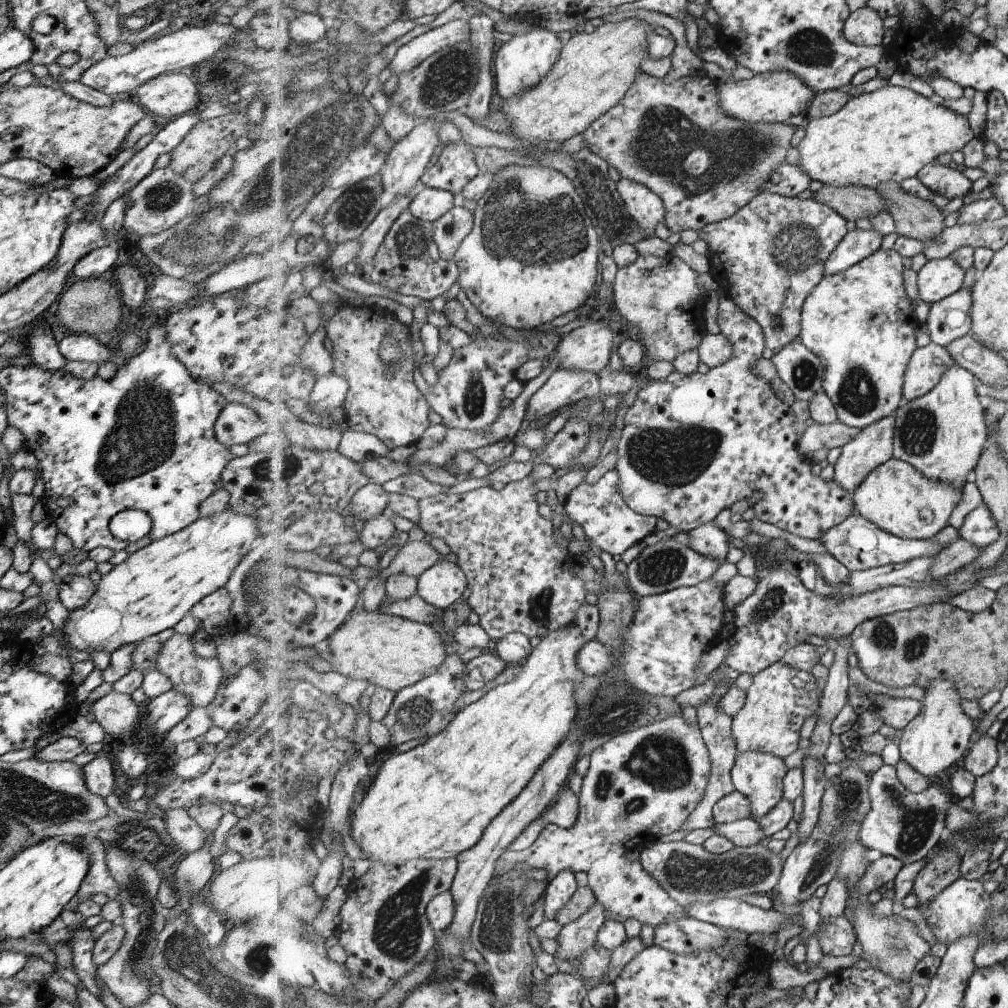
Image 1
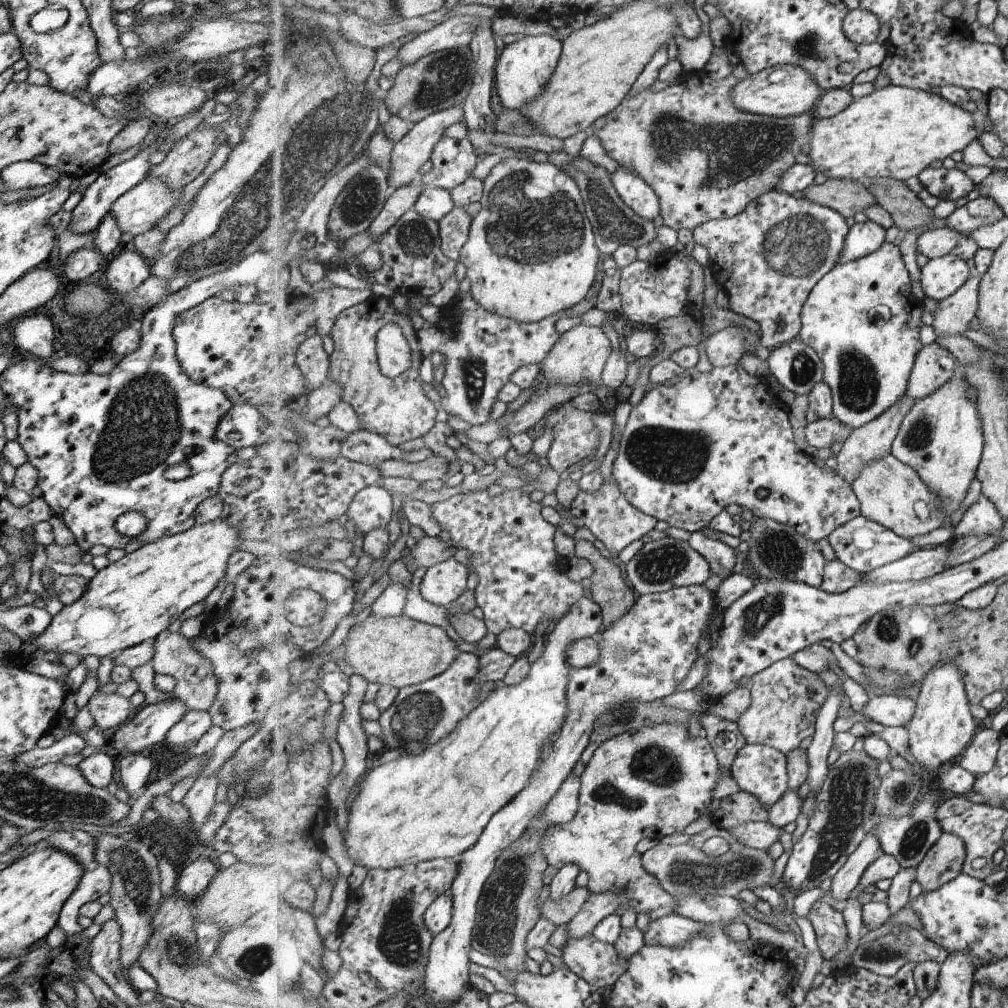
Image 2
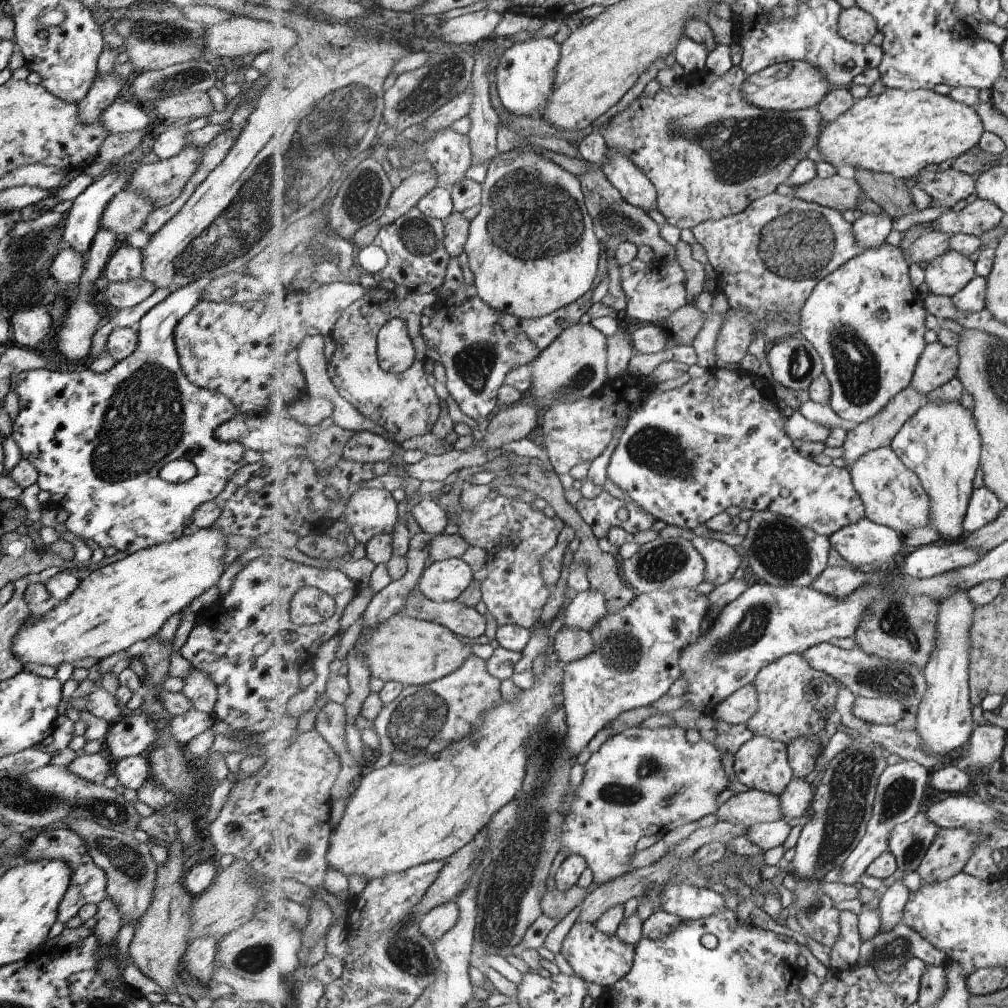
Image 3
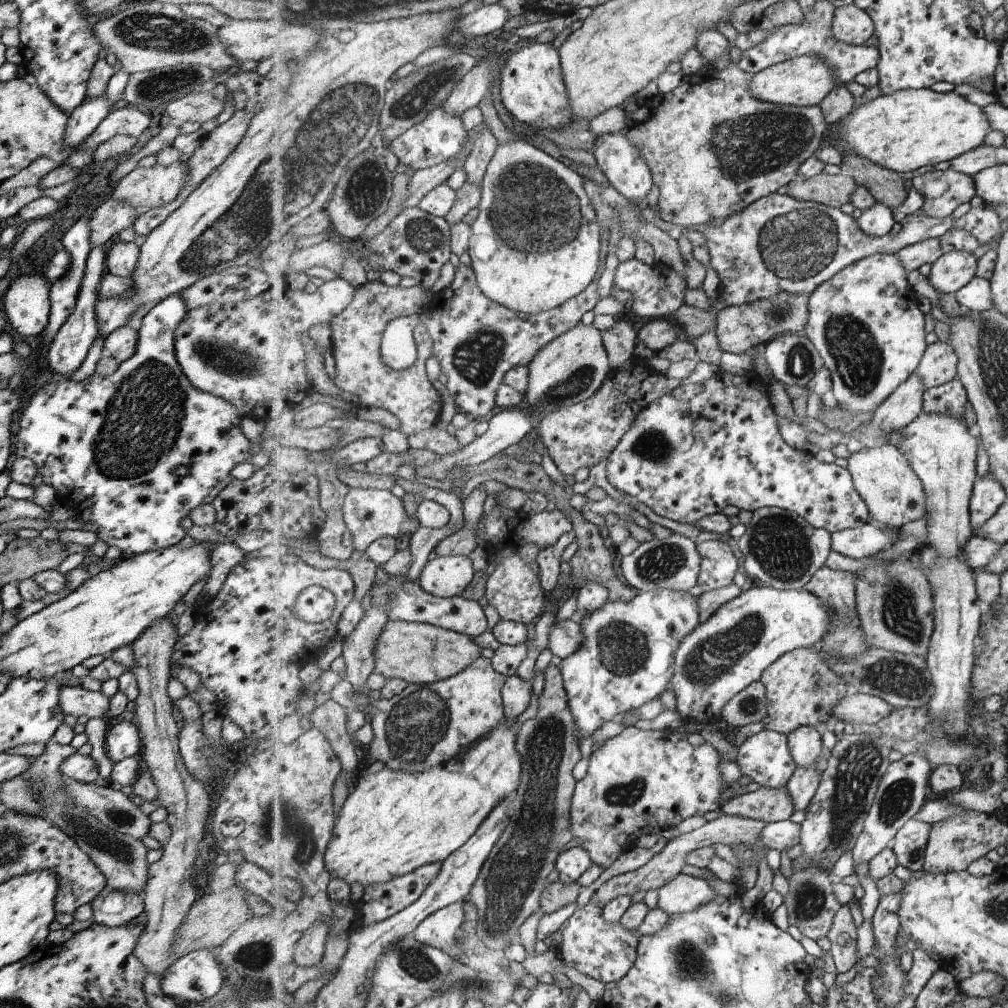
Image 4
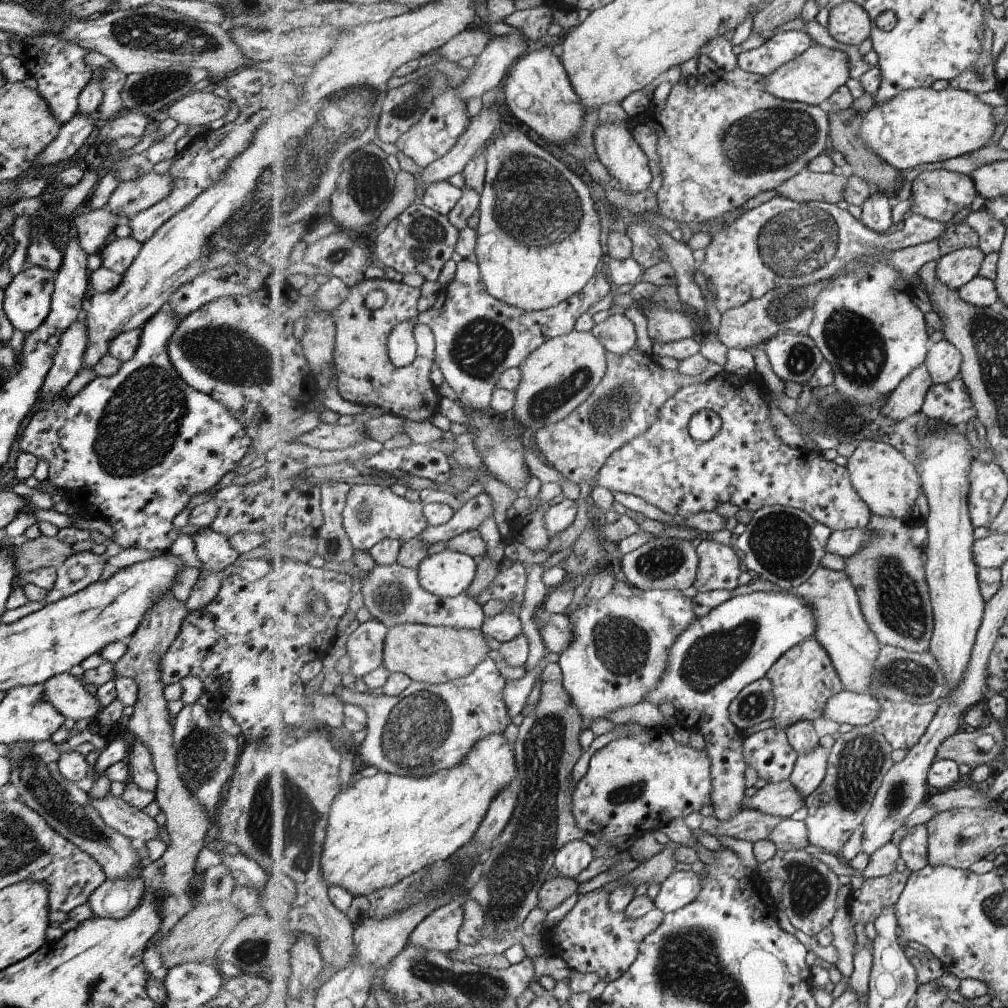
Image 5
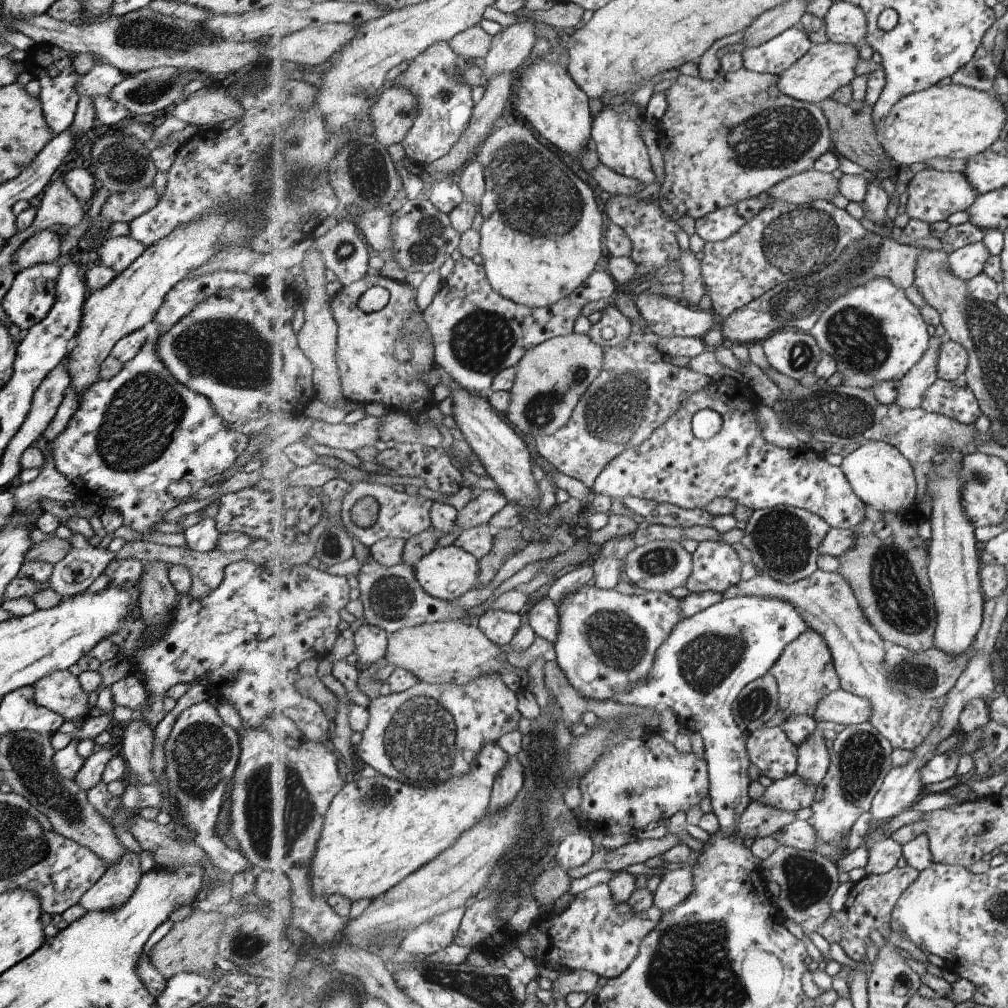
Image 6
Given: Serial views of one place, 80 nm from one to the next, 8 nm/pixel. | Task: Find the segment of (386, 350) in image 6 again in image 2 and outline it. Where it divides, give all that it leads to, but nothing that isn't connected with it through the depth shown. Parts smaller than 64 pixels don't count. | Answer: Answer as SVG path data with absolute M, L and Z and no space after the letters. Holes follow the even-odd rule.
M373 295L365 302L344 310L337 317L333 330L329 334L334 341L334 351L330 355L330 378L338 381L342 386L342 400L349 403L355 410L363 430L383 435L395 447L407 442L407 440L413 440L413 438L429 434L431 428L437 424L437 414L439 414L437 412L437 404L425 394L423 380L421 380L421 374L419 374L421 364L423 364L423 354L421 354L421 346L419 346L419 338L417 338L418 321L419 319L416 317L412 306L407 305L404 312L399 312L393 306L391 298ZM390 322L399 323L410 342L413 355L411 368L394 379L383 374L378 361L377 350L378 332Z

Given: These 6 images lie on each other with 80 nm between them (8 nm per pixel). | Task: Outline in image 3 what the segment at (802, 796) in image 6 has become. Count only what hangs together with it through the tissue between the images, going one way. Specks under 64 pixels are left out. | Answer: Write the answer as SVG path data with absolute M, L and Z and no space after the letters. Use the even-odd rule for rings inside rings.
M749 789L722 804L716 817L717 821L751 827L758 823L782 821L783 810L779 796Z

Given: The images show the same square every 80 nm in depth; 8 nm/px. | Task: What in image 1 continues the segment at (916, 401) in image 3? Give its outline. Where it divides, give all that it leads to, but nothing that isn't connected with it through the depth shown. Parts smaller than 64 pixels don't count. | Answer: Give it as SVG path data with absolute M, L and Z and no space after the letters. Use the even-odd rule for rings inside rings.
M896 414L886 416L874 422L867 428L860 429L858 435L849 444L842 448L842 452L835 464L834 480L841 483L850 494L856 491L860 482L866 476L894 457L894 428L896 427Z

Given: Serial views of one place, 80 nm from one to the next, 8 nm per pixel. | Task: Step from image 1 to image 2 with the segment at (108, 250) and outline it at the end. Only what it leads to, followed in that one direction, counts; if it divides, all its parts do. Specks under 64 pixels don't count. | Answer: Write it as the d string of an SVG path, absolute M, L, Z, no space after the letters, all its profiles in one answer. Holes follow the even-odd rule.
M91 246L77 249L62 262L59 276L65 276L69 282L77 283L83 278L89 278L97 270L103 271L108 260L109 258L102 257Z

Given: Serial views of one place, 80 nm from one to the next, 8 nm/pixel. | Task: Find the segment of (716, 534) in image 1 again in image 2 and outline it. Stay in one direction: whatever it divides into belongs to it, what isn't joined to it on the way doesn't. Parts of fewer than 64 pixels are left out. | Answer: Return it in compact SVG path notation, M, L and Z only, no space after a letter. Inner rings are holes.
M695 531L689 539L691 546L704 555L711 566L712 575L730 577L737 564L737 552L734 548L721 542L707 538L703 532Z

